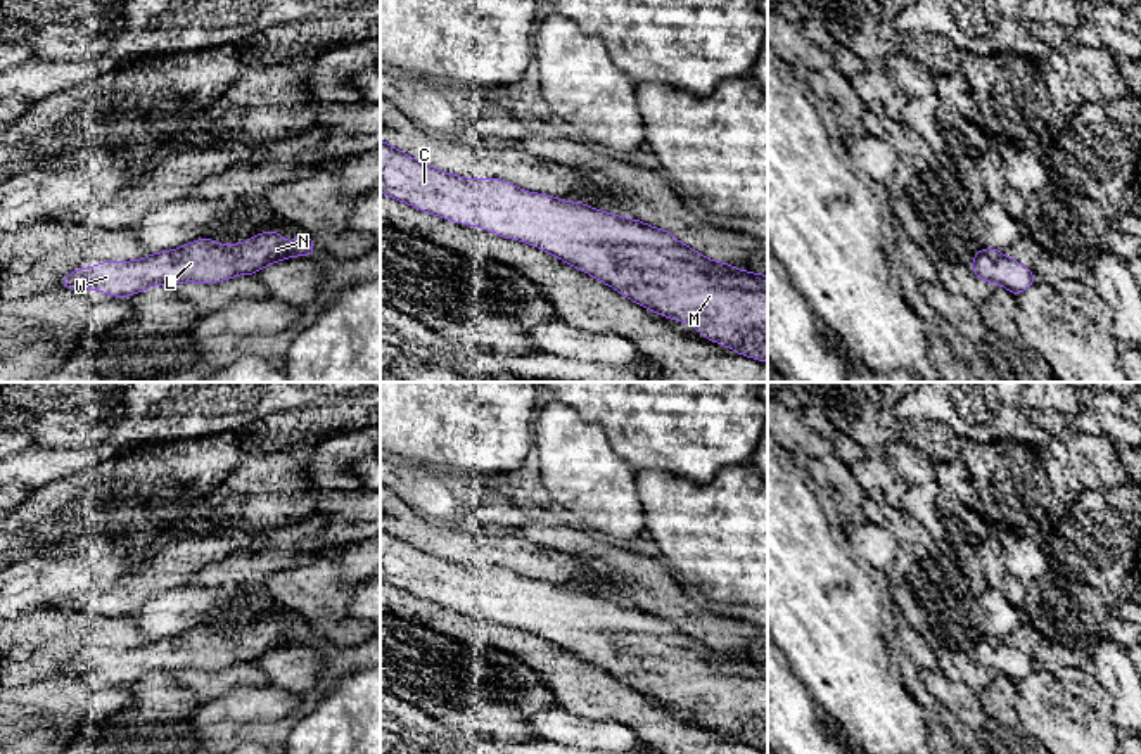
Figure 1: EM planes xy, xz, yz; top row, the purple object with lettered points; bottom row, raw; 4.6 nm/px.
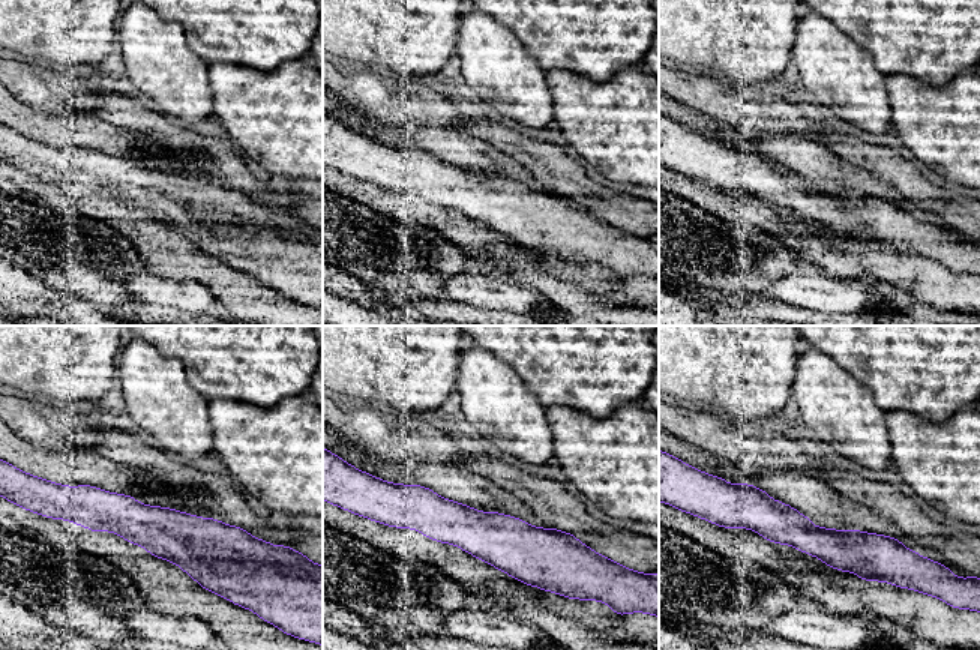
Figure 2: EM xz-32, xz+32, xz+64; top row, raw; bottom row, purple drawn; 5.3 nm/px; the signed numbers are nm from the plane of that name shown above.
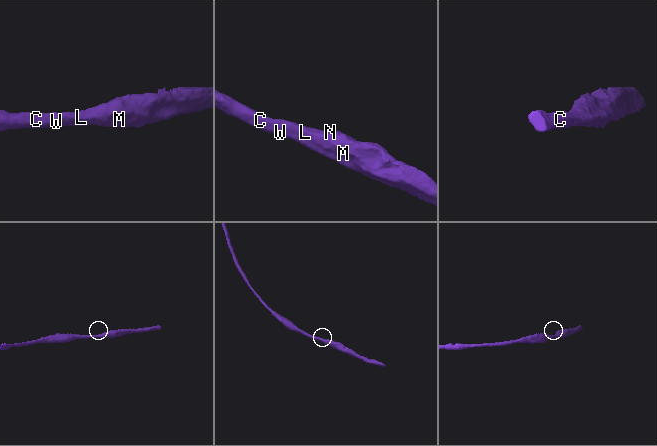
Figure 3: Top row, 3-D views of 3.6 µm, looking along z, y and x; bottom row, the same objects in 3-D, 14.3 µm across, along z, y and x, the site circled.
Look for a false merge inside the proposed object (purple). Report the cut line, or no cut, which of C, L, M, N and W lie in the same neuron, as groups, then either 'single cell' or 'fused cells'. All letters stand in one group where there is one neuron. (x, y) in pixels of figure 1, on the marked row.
no cut; C L M N W; single cell

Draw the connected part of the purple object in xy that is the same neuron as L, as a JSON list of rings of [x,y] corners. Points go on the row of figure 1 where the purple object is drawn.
[[[303,228],[292,246],[277,230],[230,246],[199,239],[183,247],[154,252],[135,261],[114,259],[92,268],[78,268],[62,278],[59,287],[97,289],[116,297],[131,297],[157,284],[214,284],[235,275],[254,275],[271,263],[311,256],[315,251],[313,240]]]

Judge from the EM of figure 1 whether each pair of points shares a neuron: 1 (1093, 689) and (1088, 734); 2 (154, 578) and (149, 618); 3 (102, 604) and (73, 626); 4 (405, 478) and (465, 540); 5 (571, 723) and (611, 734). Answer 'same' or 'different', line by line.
1: same
2: different
3: different
4: different
5: same

